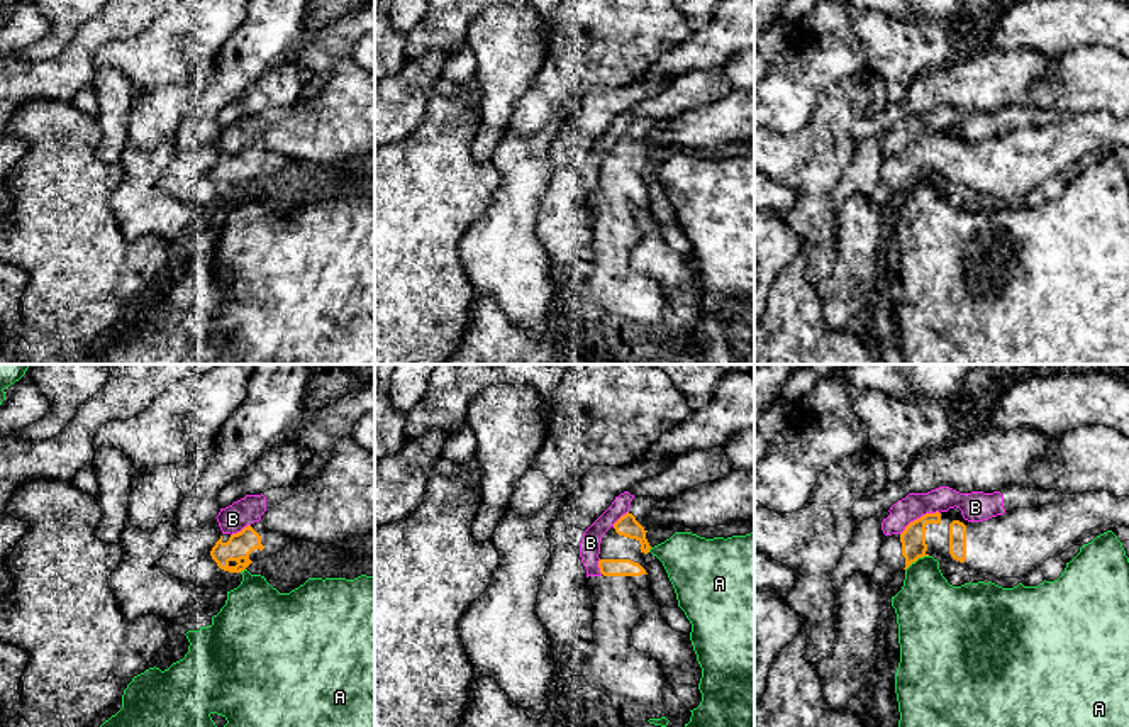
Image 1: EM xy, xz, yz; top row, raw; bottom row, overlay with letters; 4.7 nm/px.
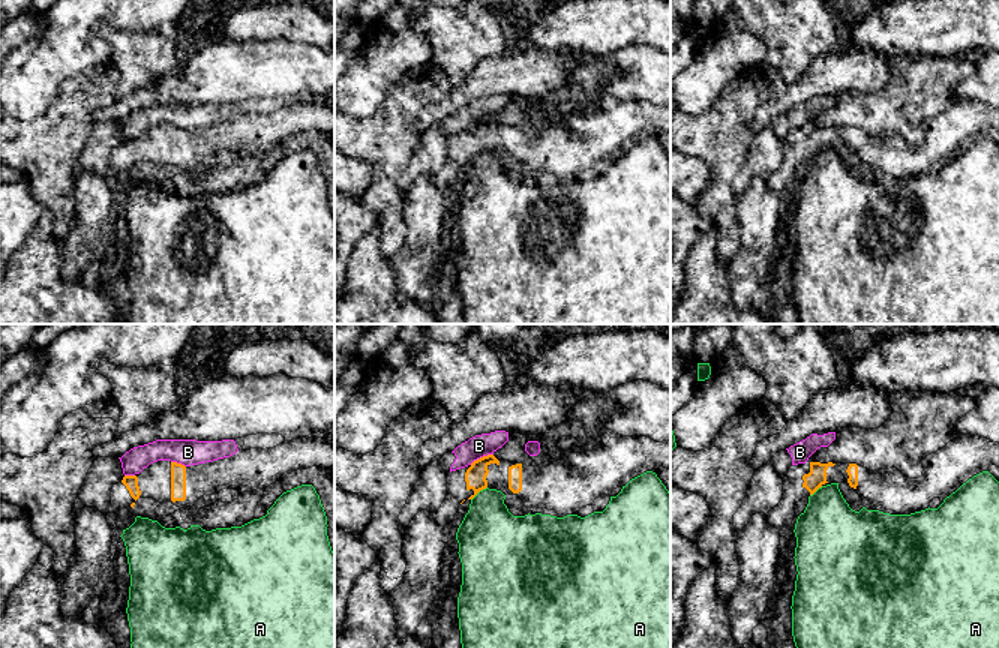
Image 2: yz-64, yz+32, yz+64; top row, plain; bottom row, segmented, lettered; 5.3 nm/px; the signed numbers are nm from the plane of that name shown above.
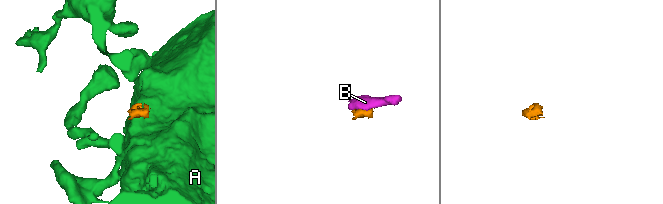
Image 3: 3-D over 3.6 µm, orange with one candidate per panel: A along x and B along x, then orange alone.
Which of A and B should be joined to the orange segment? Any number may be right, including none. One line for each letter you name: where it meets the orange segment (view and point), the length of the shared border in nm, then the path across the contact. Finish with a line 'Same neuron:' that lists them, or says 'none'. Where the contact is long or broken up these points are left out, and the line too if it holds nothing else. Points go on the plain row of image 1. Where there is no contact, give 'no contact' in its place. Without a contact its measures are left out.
Same neuron: none

